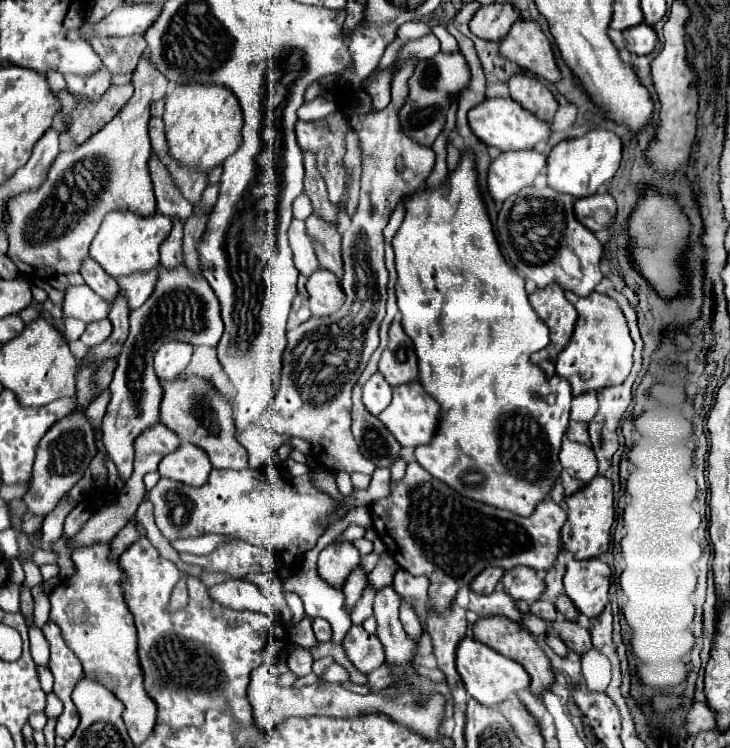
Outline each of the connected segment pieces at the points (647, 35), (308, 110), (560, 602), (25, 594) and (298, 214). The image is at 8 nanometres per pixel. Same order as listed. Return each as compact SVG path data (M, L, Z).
M639 23L635 27L625 29L623 39L627 43L629 53L635 53L635 55L649 55L659 43L657 33L653 31L653 27L645 25L645 23Z
M317 97L311 103L303 103L299 107L299 113L297 115L303 121L317 121L317 119L327 117L329 113L335 113L337 109L339 109L339 105L335 101L329 101L325 97Z
M561 593L561 595L557 597L555 605L557 605L557 611L563 613L569 621L577 621L577 619L579 619L579 611L577 611L577 607L573 605L573 601L571 601L565 593Z
M21 587L21 613L27 617L27 621L33 623L33 597L25 587Z
M305 193L299 195L299 197L293 201L293 217L305 221L311 213L313 213L313 209L311 209L311 201L309 201L309 197L305 197Z

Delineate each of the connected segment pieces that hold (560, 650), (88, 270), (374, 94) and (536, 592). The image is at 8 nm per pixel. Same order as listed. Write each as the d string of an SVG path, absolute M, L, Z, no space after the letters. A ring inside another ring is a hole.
M549 623L549 633L547 633L547 637L545 637L545 641L547 641L547 645L555 651L555 655L559 655L559 657L567 657L567 647L565 647L565 643L555 635L555 631L553 631L553 627L551 627L551 623Z
M87 257L81 265L81 277L85 279L85 283L99 295L103 297L107 303L111 303L117 293L119 293L119 287L117 287L117 281L113 277L109 277L91 257Z
M391 65L383 73L379 73L367 87L367 93L373 99L373 109L377 109L377 111L381 111L389 105L389 99L391 99L391 95L389 95L389 77L391 77L393 69L395 69L395 65Z
M517 567L517 569L505 571L501 585L503 585L503 591L511 595L515 601L527 601L527 603L535 603L537 599L541 599L545 591L543 579L529 567Z

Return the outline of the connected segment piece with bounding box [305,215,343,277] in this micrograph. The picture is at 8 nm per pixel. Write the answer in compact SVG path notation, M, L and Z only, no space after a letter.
M311 215L307 221L307 231L315 239L317 257L321 263L321 269L327 269L335 273L337 277L343 277L343 255L341 255L341 235L331 223L325 223Z

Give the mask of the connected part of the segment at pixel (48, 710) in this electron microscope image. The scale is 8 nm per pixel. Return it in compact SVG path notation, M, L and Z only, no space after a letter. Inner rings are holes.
M55 693L47 695L47 707L45 707L45 715L47 717L59 717L63 711L63 703L57 699Z

